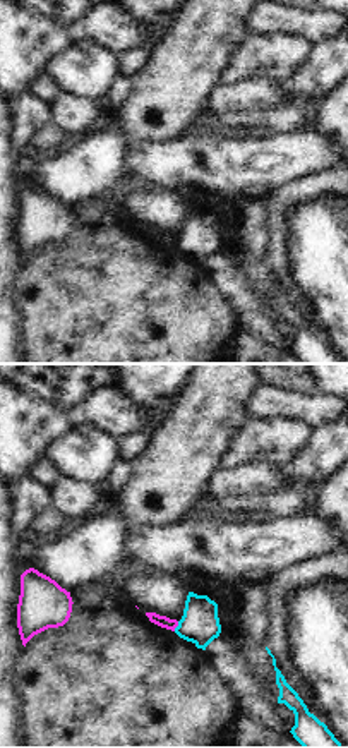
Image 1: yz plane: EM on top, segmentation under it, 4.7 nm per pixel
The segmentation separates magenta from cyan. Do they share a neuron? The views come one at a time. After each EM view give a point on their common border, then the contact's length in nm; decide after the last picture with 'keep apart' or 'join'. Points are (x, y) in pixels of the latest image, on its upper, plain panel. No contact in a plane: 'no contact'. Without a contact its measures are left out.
(177, 241) | 50 nm

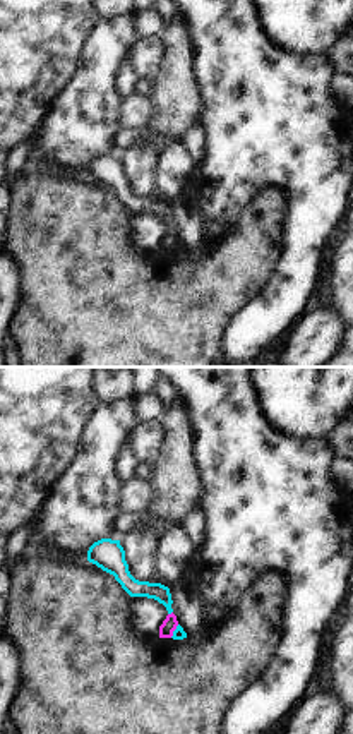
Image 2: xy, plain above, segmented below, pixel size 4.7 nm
(172, 228) | 30 nm

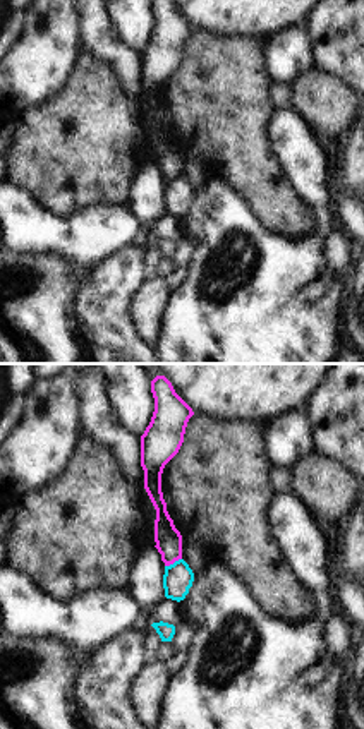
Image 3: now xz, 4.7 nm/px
(172, 179) | 90 nm

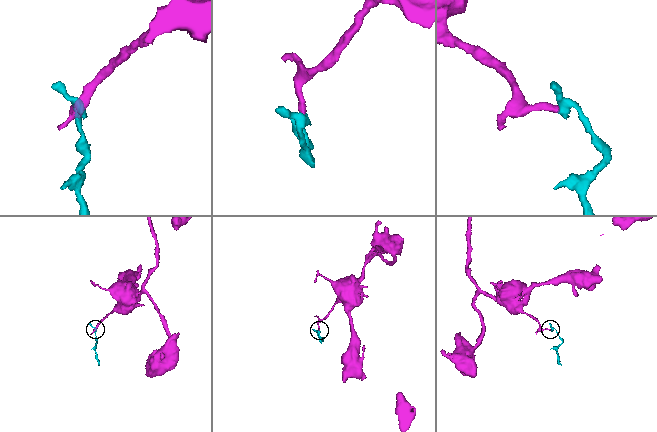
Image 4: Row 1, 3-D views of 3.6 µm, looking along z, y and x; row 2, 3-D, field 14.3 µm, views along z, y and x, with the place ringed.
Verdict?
keep apart

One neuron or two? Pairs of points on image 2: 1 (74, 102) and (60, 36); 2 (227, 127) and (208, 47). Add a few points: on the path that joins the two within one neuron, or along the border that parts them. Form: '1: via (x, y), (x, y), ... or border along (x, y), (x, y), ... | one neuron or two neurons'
1: border along (84, 43), (76, 74), (55, 98), (47, 115) | two neurons
2: via (227, 107), (227, 67) | one neuron

